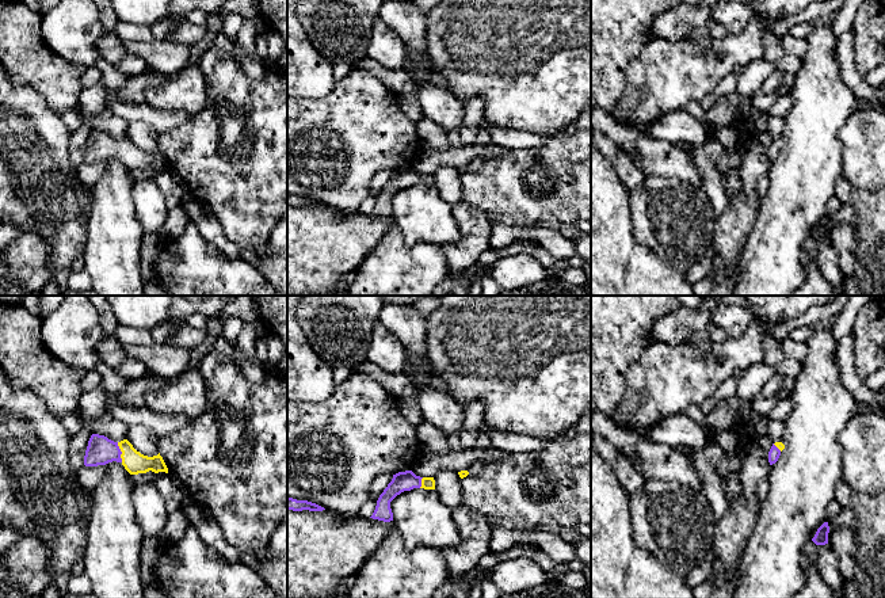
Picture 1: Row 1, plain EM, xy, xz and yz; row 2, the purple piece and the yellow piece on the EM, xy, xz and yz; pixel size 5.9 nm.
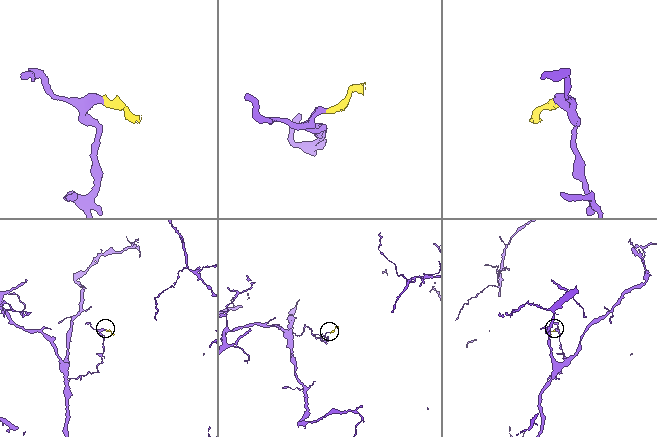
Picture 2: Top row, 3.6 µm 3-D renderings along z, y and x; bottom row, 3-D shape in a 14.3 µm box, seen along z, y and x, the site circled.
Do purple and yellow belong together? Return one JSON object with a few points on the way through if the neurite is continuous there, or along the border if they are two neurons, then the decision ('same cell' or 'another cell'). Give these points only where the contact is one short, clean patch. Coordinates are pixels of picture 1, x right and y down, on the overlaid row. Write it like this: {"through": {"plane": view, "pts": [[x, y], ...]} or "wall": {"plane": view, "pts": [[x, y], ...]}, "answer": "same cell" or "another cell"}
{"through": {"plane": "xy", "pts": [[100, 450], [121, 452], [134, 463]]}, "answer": "same cell"}

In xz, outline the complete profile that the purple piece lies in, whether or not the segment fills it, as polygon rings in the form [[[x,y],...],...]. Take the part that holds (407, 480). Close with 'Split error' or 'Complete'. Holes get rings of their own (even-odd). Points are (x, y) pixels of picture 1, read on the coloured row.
[[[412,471],[393,475],[392,481],[379,495],[375,510],[370,518],[384,522],[393,521],[390,502],[401,492],[411,491],[413,488],[435,490],[435,480],[434,477],[416,476]]]. Split error

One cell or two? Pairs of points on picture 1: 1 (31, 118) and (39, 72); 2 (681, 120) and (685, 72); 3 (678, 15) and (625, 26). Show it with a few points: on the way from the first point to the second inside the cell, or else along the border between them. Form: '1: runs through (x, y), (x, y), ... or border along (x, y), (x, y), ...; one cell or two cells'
1: border along (14, 84), (31, 86), (57, 114); two cells
2: border along (685, 109), (667, 111), (652, 122); two cells
3: border along (659, 14), (652, 22), (651, 38); two cells

